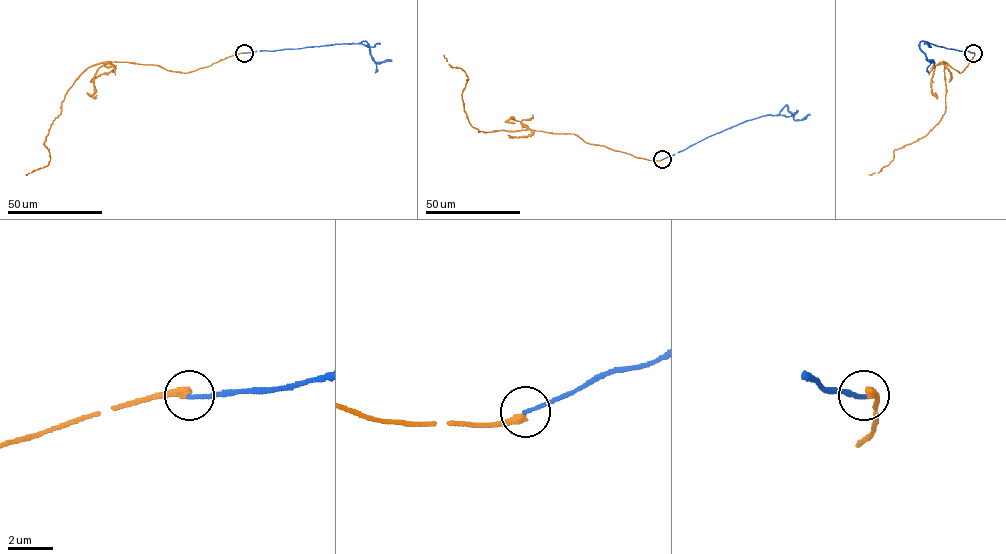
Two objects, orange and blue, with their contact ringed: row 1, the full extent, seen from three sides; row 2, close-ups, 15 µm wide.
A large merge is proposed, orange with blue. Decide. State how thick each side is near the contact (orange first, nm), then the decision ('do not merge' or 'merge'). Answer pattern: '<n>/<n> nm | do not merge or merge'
380/160 nm | do not merge

